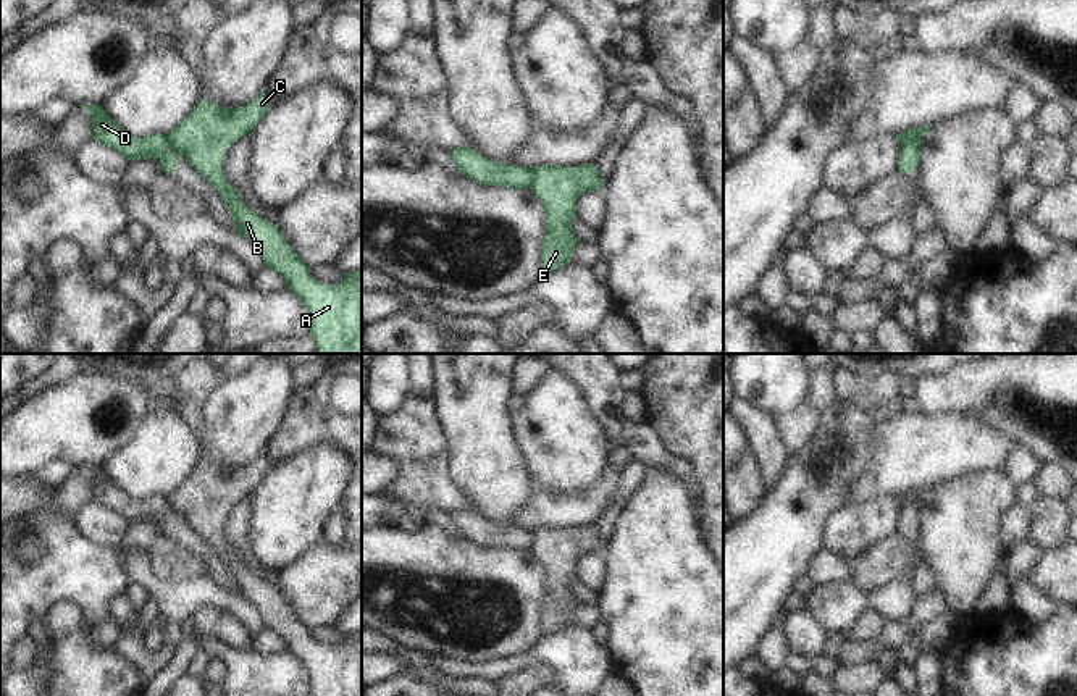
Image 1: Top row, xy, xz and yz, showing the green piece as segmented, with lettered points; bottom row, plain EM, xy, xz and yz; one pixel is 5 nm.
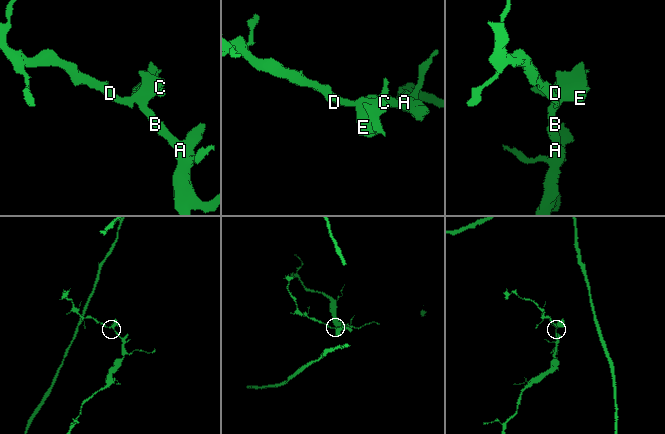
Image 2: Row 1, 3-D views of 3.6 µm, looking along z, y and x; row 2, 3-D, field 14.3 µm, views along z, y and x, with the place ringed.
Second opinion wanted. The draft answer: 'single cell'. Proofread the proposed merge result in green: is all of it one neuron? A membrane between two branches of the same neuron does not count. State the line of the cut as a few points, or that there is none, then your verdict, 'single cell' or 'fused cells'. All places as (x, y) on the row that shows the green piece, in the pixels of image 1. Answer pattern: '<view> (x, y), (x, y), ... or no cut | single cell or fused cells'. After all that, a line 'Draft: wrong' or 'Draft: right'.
yz (901, 141), (911, 139), (919, 149) | fused cells
Draft: wrong

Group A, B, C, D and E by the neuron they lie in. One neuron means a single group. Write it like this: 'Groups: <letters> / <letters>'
Groups: A B C E / D

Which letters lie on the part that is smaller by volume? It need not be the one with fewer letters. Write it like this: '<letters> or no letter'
D

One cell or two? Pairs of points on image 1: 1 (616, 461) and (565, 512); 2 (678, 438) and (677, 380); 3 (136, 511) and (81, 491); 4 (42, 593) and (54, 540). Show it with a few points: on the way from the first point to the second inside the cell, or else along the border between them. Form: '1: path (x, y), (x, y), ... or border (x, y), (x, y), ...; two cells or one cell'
1: path (611, 477), (582, 507); one cell
2: path (680, 423), (680, 394); one cell
3: border (81, 467), (91, 478), (94, 499); two cells
4: path (46, 580), (54, 572), (54, 553); one cell

